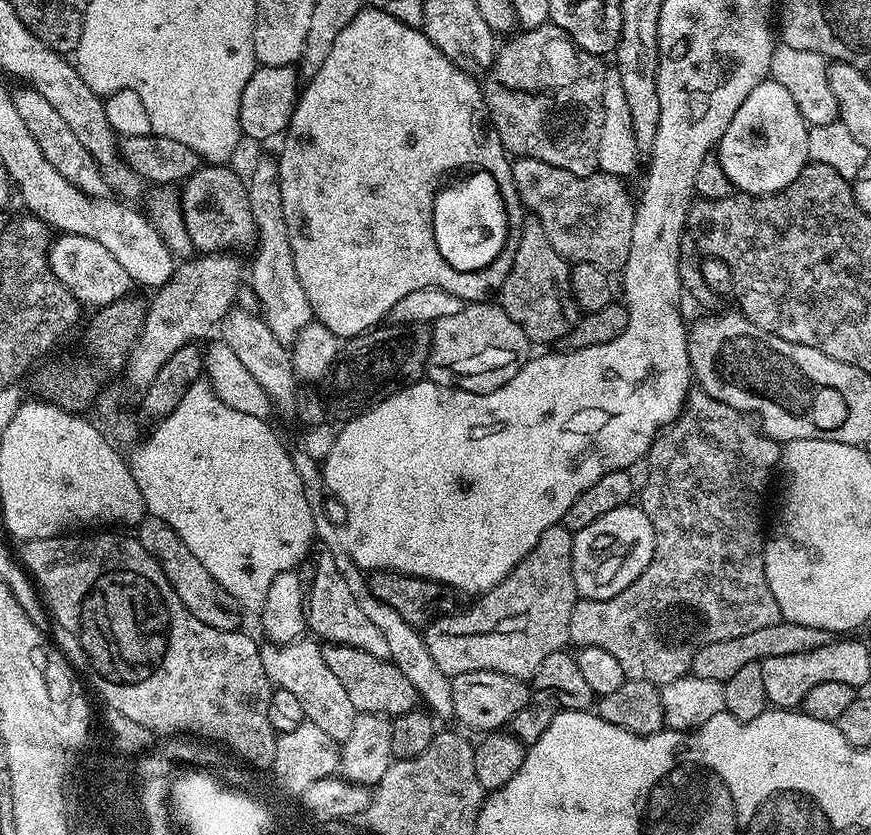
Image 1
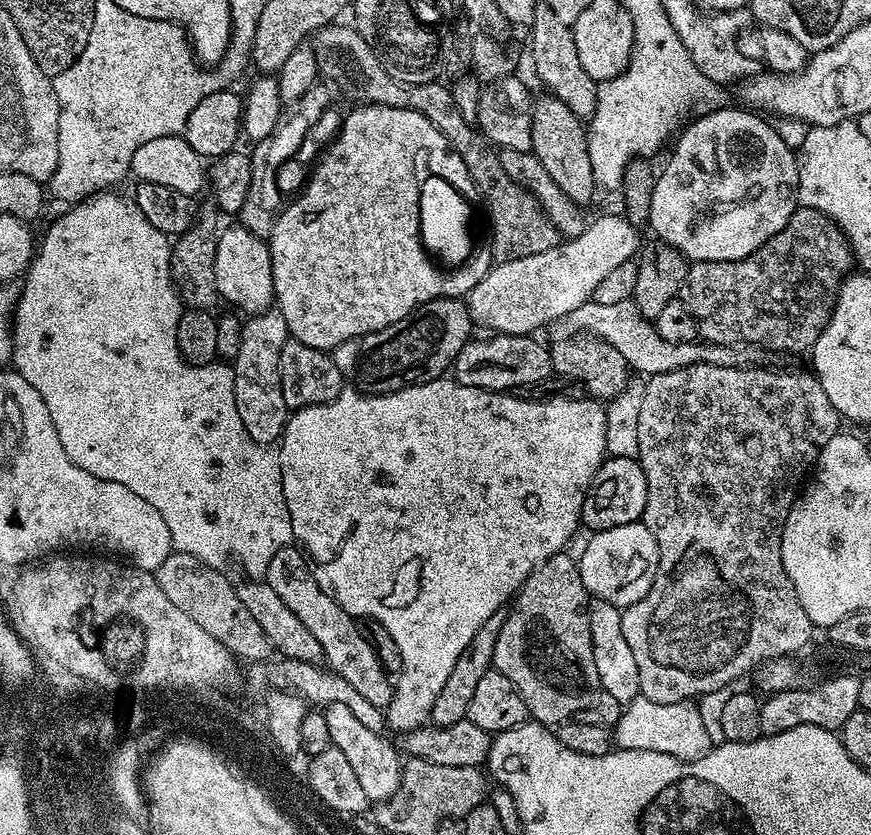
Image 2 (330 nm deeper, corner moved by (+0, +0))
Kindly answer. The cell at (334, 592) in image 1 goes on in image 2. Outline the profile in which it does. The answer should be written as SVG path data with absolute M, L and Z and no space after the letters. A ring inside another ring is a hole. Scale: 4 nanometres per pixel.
M289 546L278 550L274 558L270 558L270 566L266 583L282 598L282 602L298 616L298 622L318 638L318 646L322 646L323 663L333 672L337 672L366 702L376 708L387 709L392 701L393 681L380 665L380 659L372 646L371 639L360 633L357 621L328 592L318 586L312 577L312 569L303 551L299 547Z

